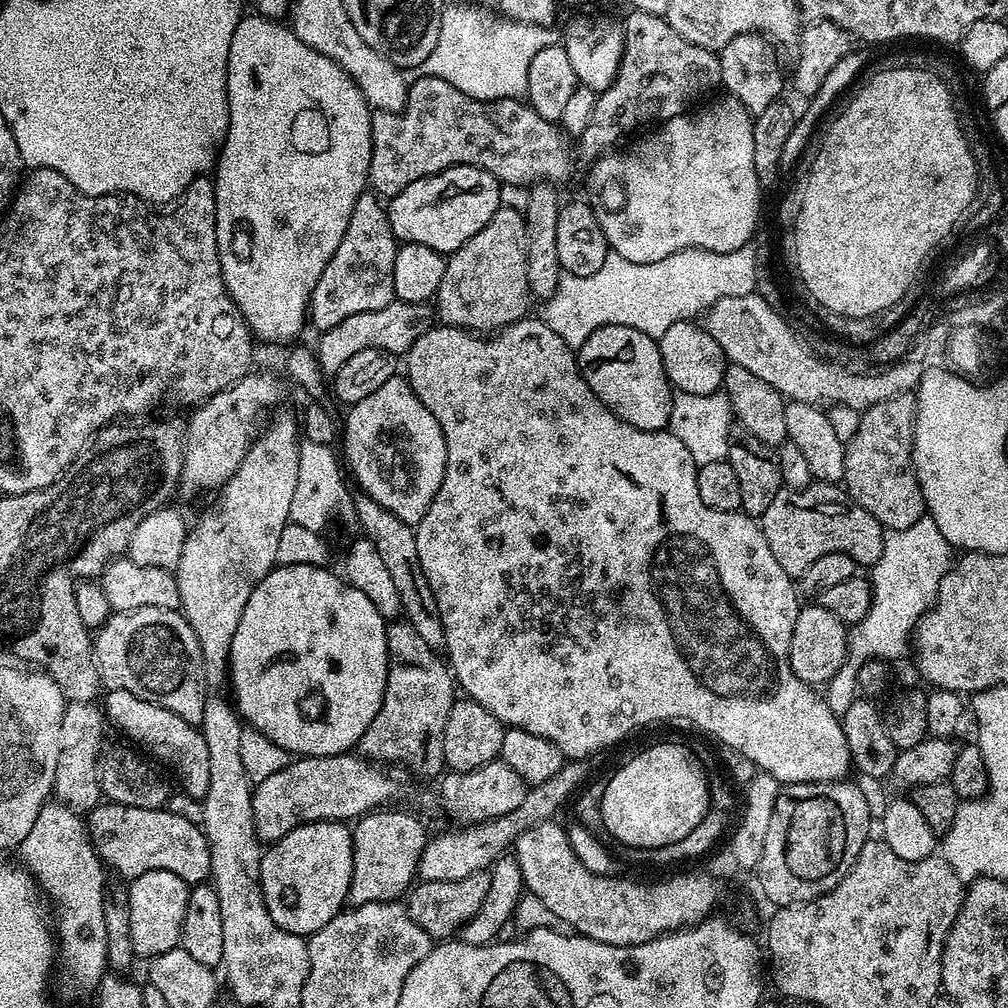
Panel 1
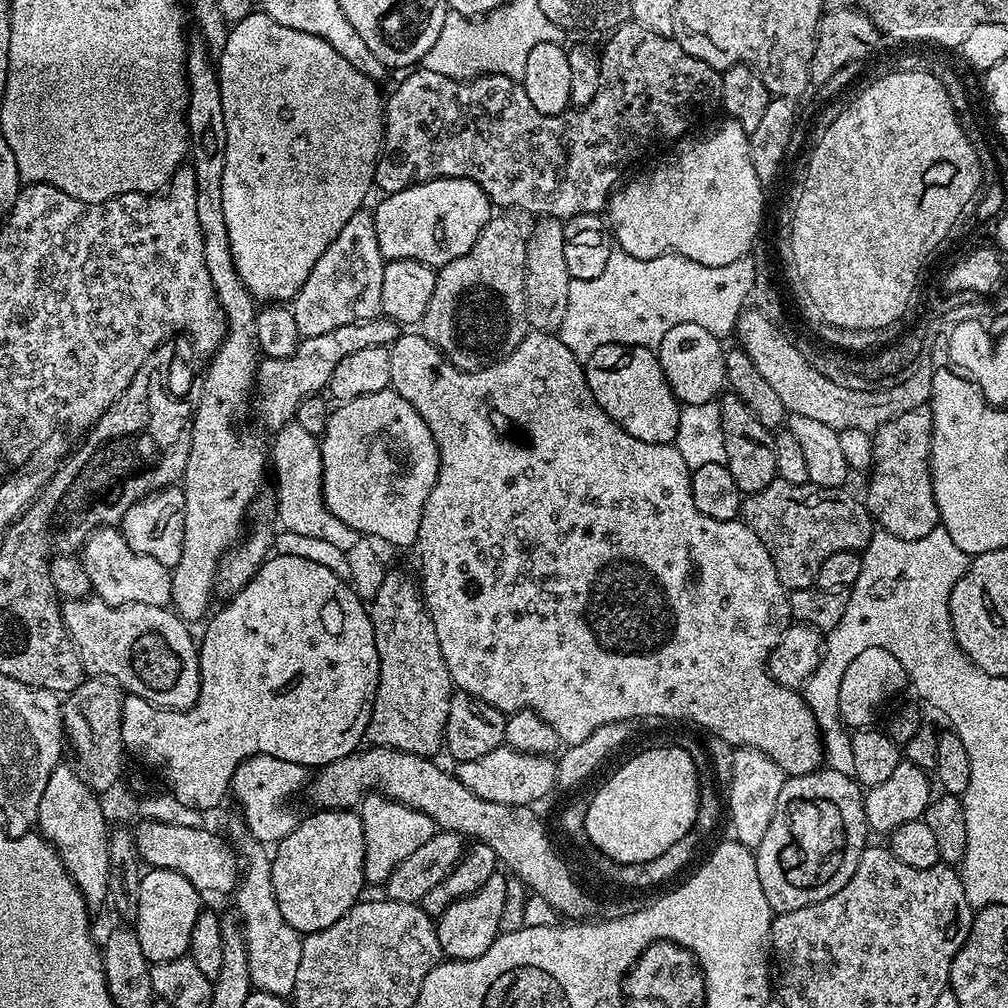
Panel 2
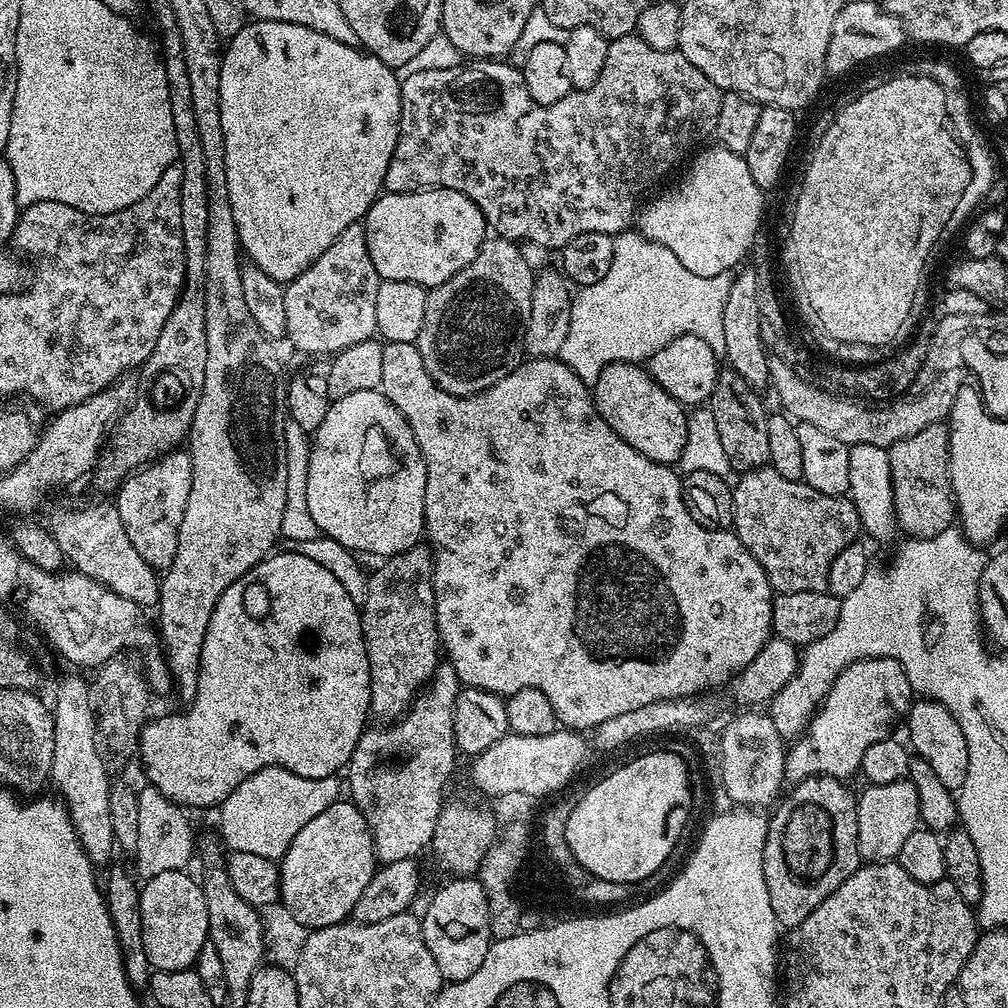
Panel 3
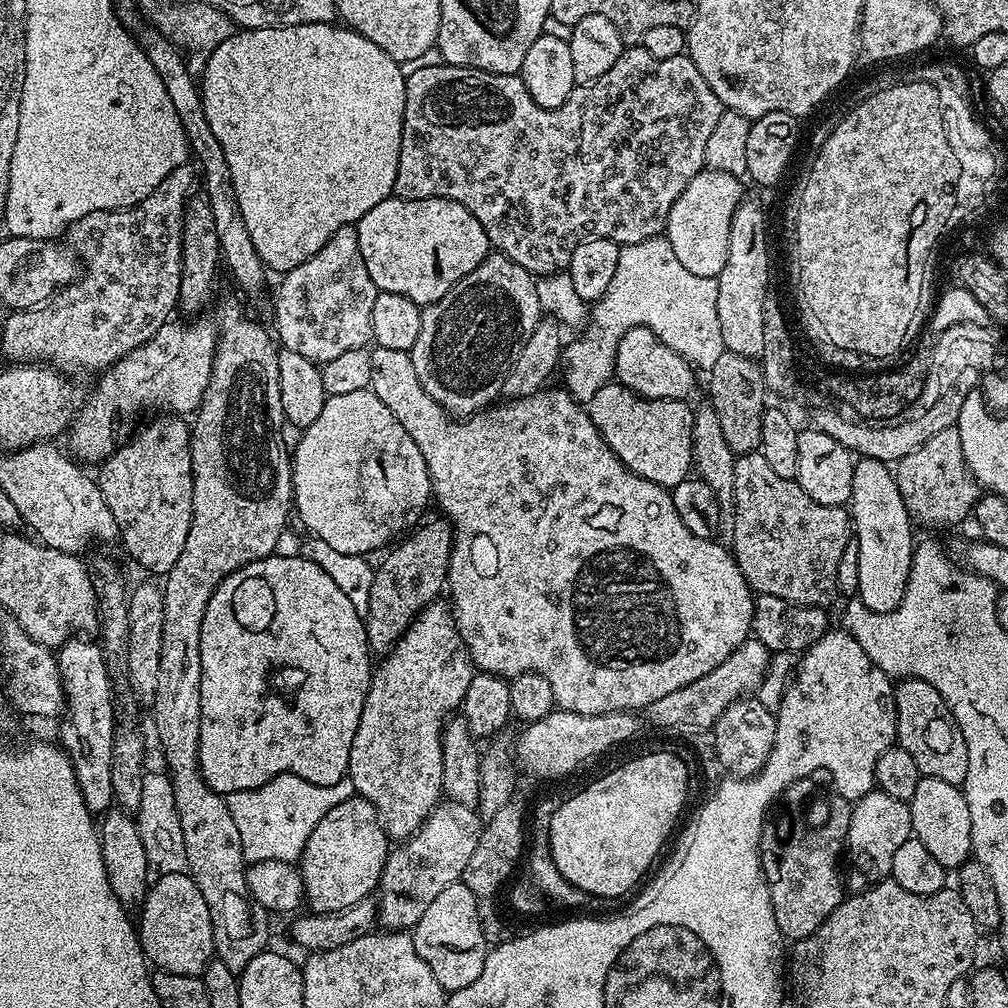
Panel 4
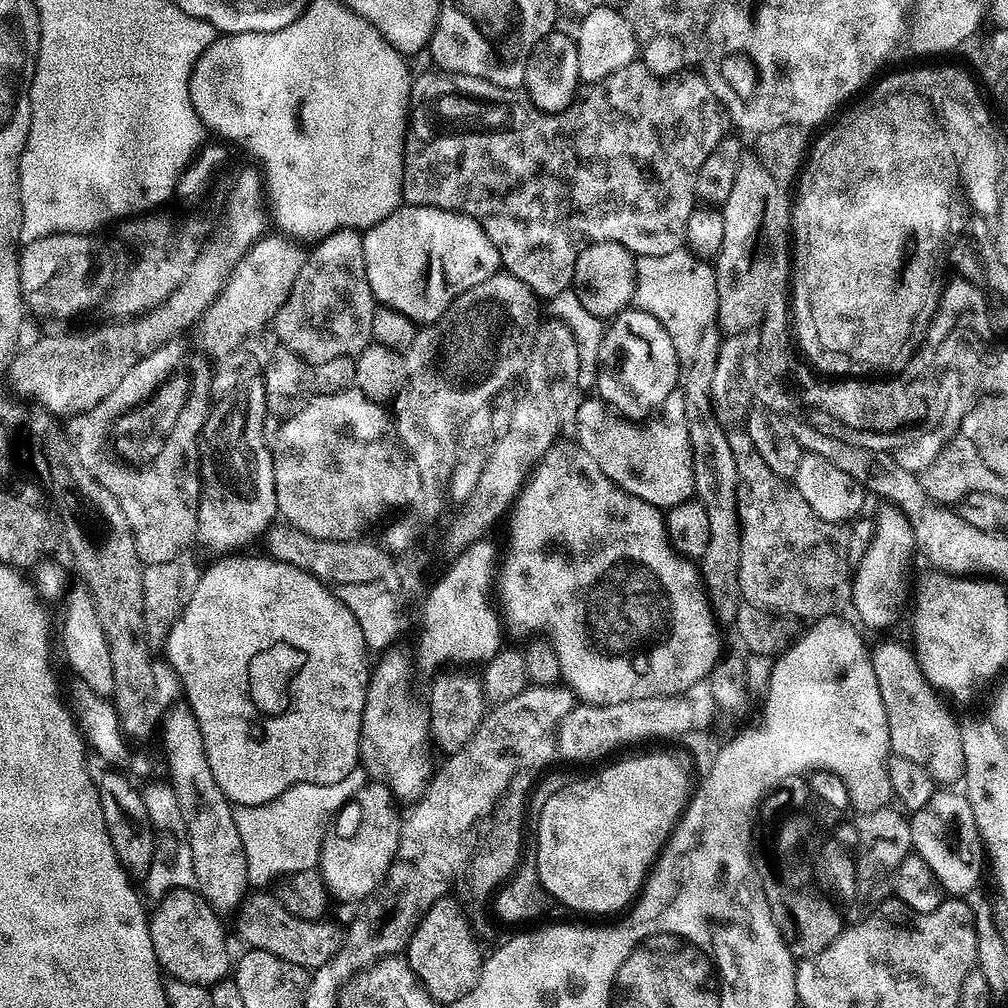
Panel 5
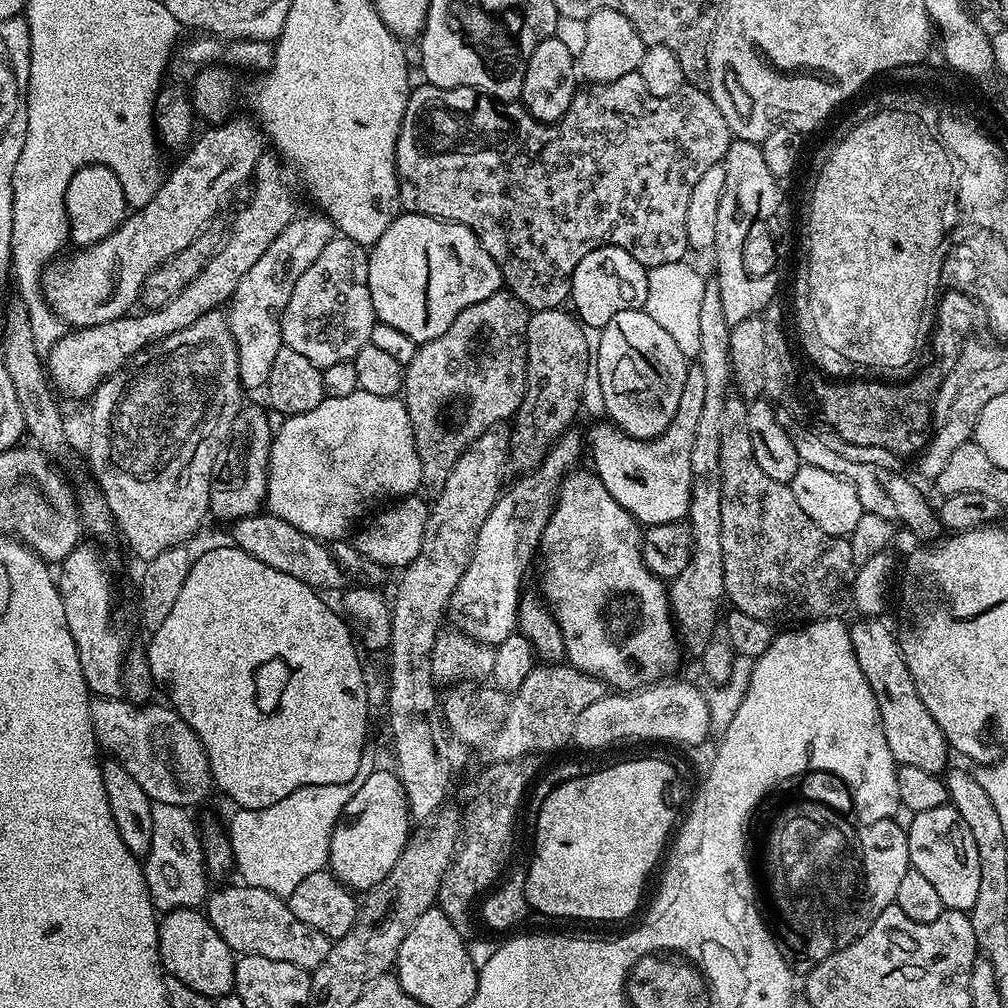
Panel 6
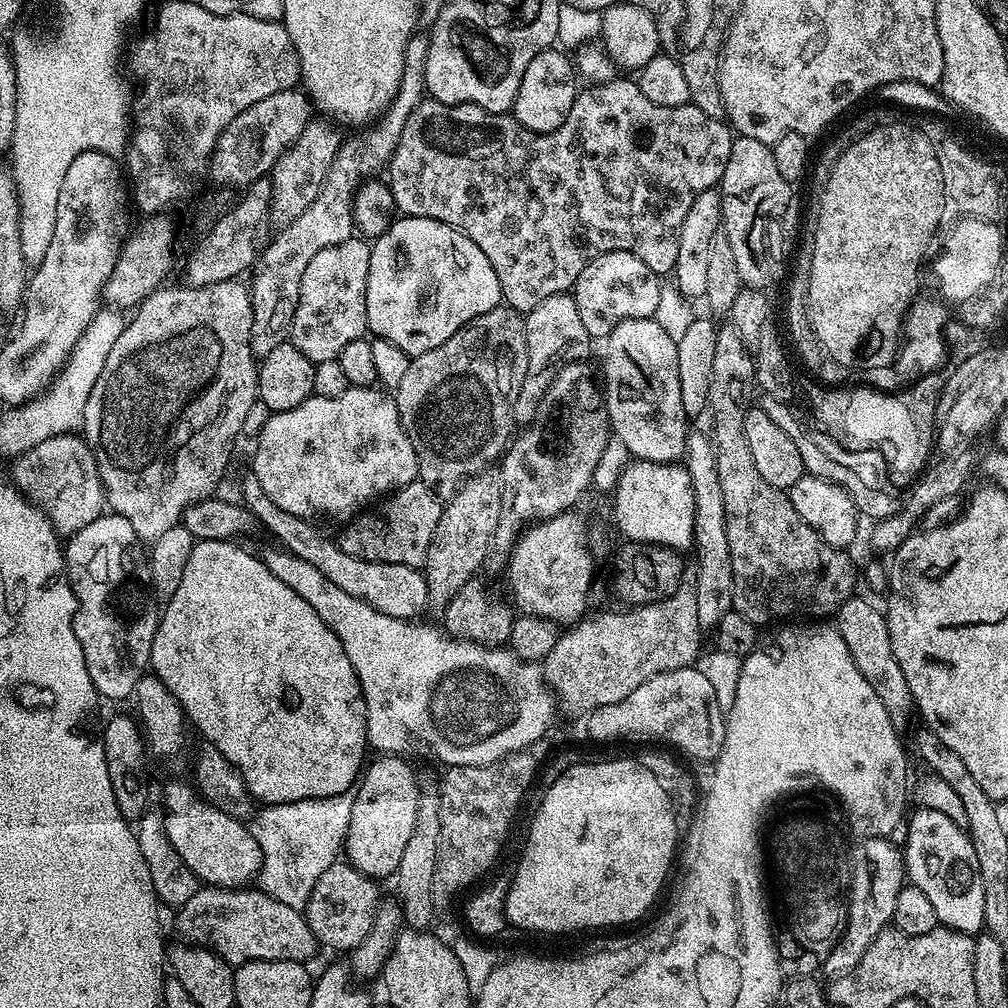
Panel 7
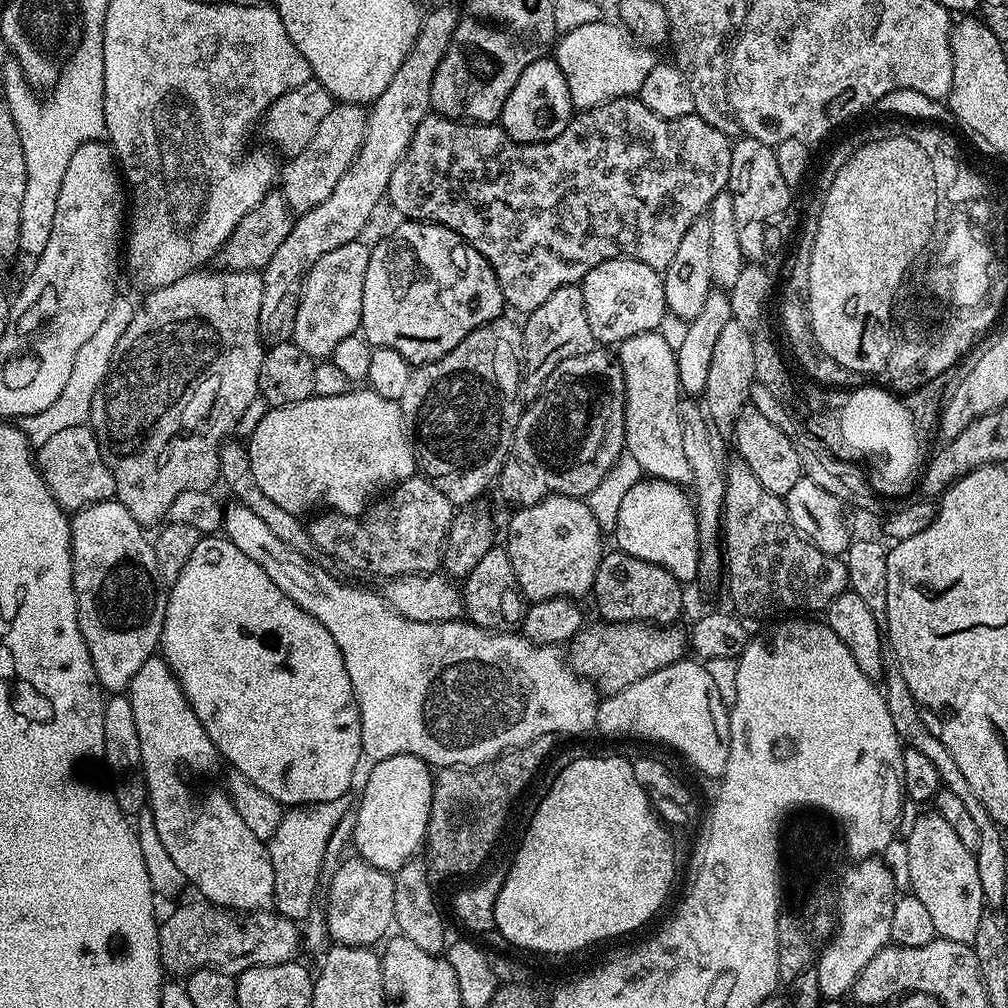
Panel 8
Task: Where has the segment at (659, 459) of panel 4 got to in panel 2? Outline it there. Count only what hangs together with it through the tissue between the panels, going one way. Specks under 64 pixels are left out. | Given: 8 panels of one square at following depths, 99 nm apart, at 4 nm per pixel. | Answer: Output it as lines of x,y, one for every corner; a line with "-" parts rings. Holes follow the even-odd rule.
607,344
598,346
594,354
583,361
590,390
602,410
626,434
642,442
671,444
678,434
681,403
670,390
653,349
637,344

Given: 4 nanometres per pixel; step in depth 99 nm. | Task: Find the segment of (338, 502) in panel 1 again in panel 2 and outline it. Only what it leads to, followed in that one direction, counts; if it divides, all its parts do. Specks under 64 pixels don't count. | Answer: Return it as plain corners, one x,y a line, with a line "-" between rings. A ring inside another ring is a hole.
294,420
283,424
274,433
270,462
276,472
278,482
278,502
276,512
281,529
301,535
316,536
347,552
362,539
361,533
346,526
344,522
325,506
324,475
319,437
303,429

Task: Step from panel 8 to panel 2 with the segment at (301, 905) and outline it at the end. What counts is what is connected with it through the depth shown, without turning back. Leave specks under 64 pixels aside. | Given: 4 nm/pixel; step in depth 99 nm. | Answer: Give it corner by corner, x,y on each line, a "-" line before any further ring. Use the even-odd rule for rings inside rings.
258,754
246,758
241,764
231,769
231,795
236,795
240,803
240,812
244,815
244,824
248,827
247,835
259,840
265,846
279,844
286,834
297,826
298,816
288,809
288,799
295,792
303,793
310,780
309,769
298,762
285,762
282,758
270,758
270,754

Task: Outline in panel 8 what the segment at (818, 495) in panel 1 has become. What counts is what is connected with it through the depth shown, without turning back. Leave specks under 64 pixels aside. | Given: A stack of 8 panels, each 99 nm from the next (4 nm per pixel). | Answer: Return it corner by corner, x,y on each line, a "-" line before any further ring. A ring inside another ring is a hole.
733,319
722,326
718,343
714,345
714,358
710,358
710,371
702,397
702,407
717,429
731,429
741,410
749,407
752,386
757,383
754,346
753,333
737,320
-
732,458
732,461
727,461
724,481
726,482
726,498
724,499
724,519
722,521
722,555
726,565
728,596
732,599
733,604
731,607
735,609
741,617
749,618
748,616
753,616
754,619
760,620
763,616
784,618
789,614
808,614
804,612
823,613
830,606
830,602
834,602
834,598
838,598
838,594
849,591
848,571
846,570
843,559
841,559
840,556
831,556
815,548
815,546
794,526
794,522
790,522
788,508
784,505
784,497
770,494
770,490
766,490
766,486
762,486
762,482
758,482
758,478
754,478
754,470
750,470
750,466
746,466
744,460

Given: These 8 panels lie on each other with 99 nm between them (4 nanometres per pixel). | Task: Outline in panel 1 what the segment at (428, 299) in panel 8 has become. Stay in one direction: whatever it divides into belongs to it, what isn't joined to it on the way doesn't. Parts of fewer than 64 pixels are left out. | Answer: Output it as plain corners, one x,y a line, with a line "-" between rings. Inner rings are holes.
455,164
433,176
418,178
418,182
410,182
406,190
387,201
390,230
397,241
430,246
430,250
451,254
474,238
501,208
500,186
494,174
465,164

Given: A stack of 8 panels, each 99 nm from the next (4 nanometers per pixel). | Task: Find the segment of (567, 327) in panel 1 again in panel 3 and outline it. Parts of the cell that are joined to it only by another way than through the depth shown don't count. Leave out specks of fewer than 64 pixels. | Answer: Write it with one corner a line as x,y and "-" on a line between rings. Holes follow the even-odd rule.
636,230
618,232
614,237
614,258
602,282
585,284
573,295
570,331
566,334
566,342
562,342
558,358
589,386
595,385
598,374
602,374
606,366
622,360
628,364
640,364
662,350
662,346
687,332
701,336
717,358
723,358
726,354
726,338
722,331
722,310
731,286
732,276
727,272
713,276
690,274
690,270
686,270
686,266
682,266
682,262
678,262
678,258
666,250
666,246
647,240

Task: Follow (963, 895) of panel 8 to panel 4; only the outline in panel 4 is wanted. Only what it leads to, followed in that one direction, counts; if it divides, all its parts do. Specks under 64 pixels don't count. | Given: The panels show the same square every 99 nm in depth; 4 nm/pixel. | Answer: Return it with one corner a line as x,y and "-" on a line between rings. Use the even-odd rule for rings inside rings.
921,776
918,787
914,790
914,798
907,801
907,806
912,815
912,831
915,839
920,840
922,846
926,846
926,850
930,850
930,854
934,854
934,858
938,858
938,862
942,862
945,870
959,869
960,865
970,859
973,855
972,835
970,834
970,806
966,806
964,793
957,785
942,782
942,778

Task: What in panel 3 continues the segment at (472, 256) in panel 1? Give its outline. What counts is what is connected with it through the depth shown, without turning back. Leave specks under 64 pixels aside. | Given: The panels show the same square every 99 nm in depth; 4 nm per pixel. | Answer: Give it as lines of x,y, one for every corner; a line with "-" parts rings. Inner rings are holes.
493,235
485,238
474,262
462,266
454,278
431,289
426,302
426,318
422,318
422,330
415,346
426,362
430,378
442,389
455,396
473,396
506,378
525,359
524,335
530,318
530,298
534,294
534,268
528,265
519,243

